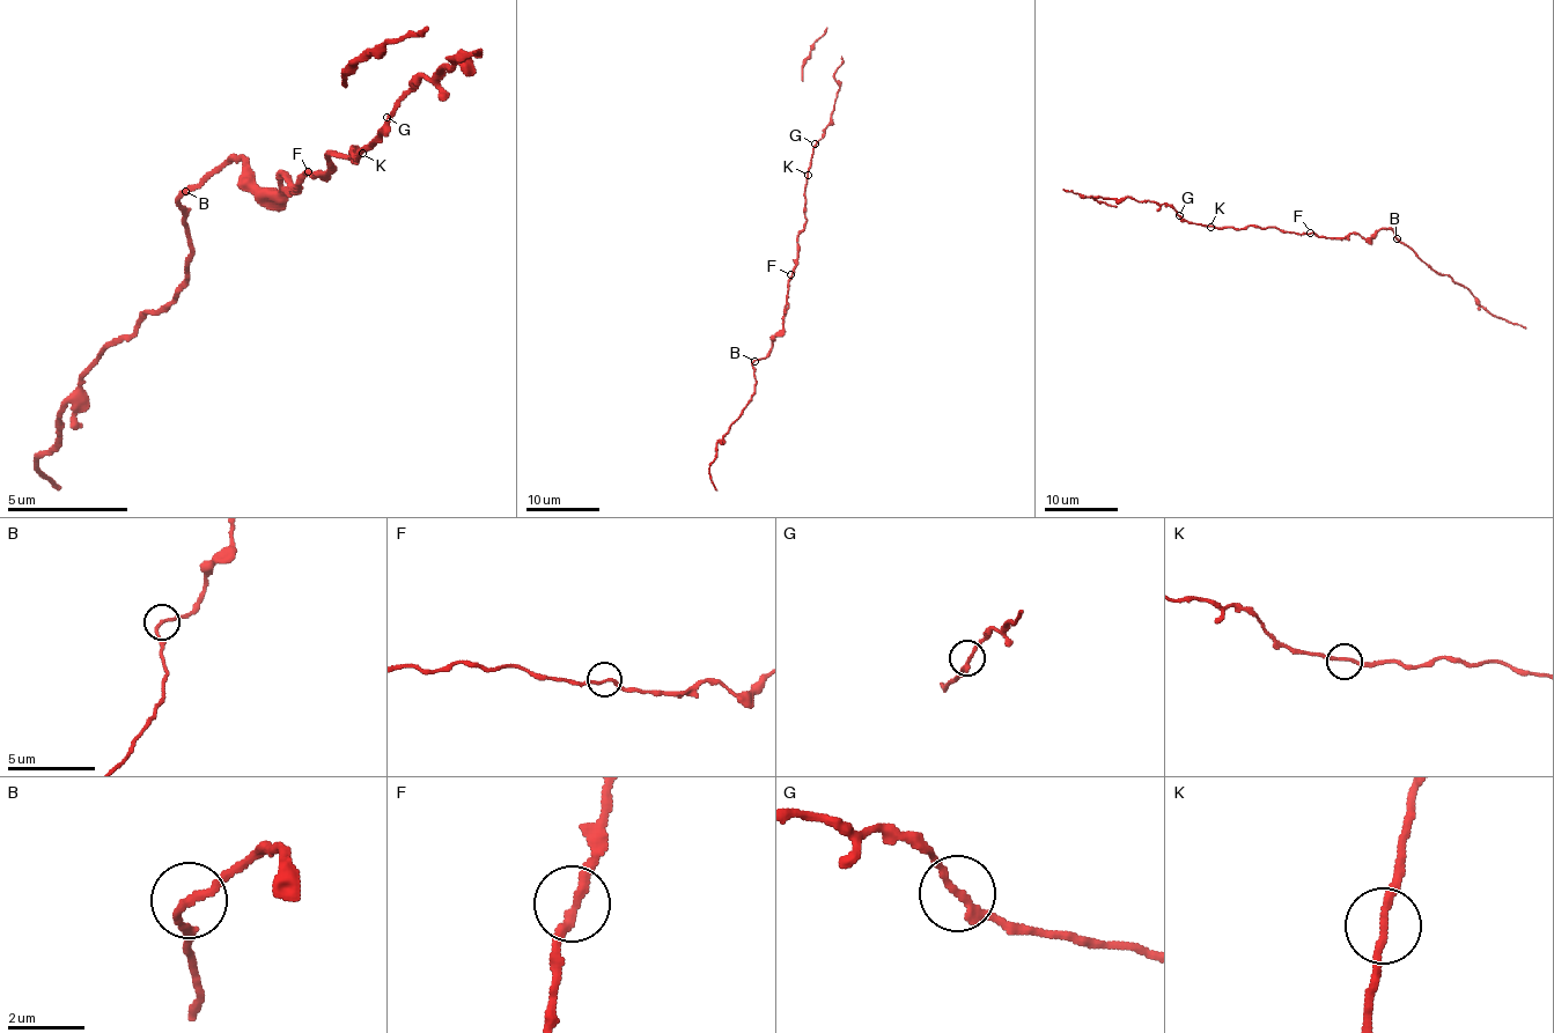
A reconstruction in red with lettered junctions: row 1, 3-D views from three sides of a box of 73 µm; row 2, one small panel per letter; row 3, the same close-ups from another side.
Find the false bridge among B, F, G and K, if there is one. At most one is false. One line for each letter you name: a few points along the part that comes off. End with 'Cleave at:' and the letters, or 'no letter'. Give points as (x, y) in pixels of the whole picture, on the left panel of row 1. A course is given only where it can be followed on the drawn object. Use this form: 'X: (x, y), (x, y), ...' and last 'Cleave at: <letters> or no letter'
Cleave at: no letter

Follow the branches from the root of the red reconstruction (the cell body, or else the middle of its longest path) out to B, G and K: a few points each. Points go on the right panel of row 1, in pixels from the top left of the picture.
B: (1310, 234), (1316, 233), (1326, 237), (1360, 234), (1370, 237), (1382, 229), (1391, 229), (1396, 237)
G: (1310, 234), (1258, 224), (1241, 229), (1214, 227), (1190, 223), (1179, 215)
K: (1310, 234), (1258, 224), (1241, 229), (1210, 227)

